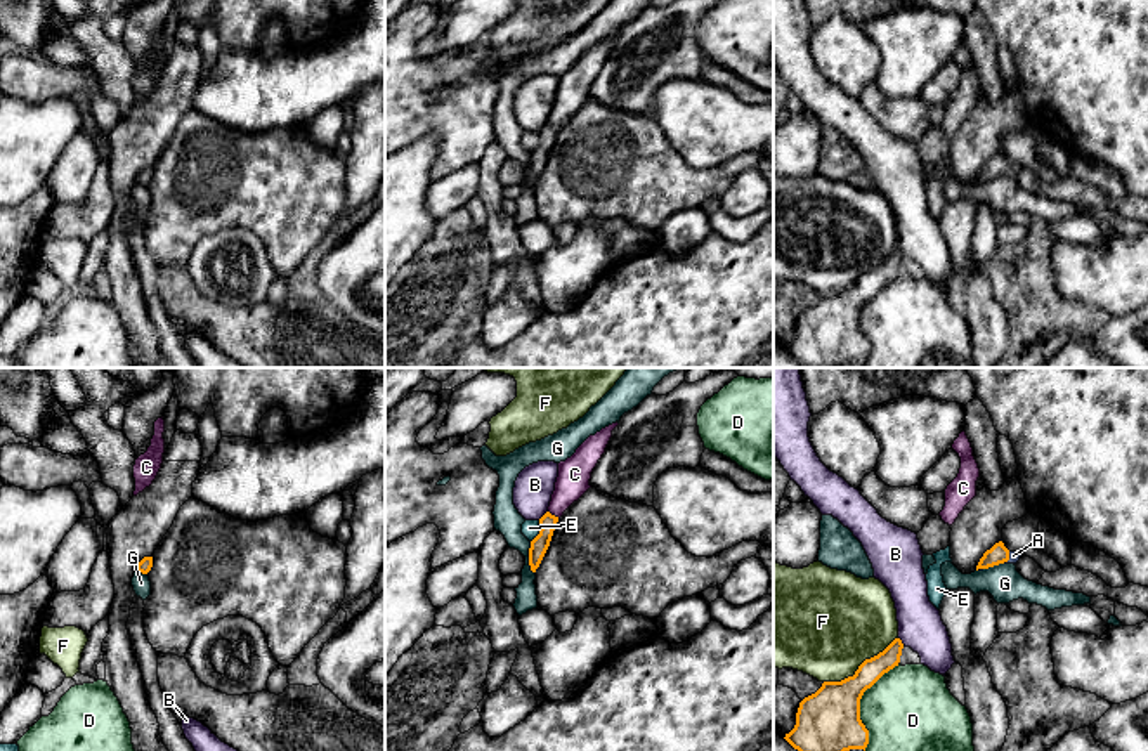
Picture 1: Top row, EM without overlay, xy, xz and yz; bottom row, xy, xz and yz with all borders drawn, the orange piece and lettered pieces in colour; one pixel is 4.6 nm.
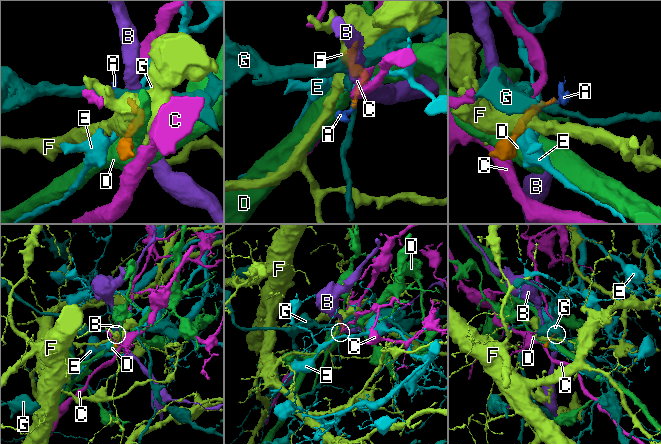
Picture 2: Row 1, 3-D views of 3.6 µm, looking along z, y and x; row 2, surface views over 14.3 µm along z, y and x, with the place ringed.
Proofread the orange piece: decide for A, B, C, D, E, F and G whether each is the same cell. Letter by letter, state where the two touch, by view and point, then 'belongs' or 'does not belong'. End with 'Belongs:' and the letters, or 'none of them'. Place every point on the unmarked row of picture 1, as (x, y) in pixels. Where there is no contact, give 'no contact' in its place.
A: yz (1008, 170) | belongs
B: xz (543, 127) | does not belong
C: xz (554, 127) | does not belong
D: yz (859, 316) | does not belong
E: xz (540, 143) | does not belong
F: yz (859, 278) | does not belong
G: xz (529, 169) | does not belong
Belongs: A

